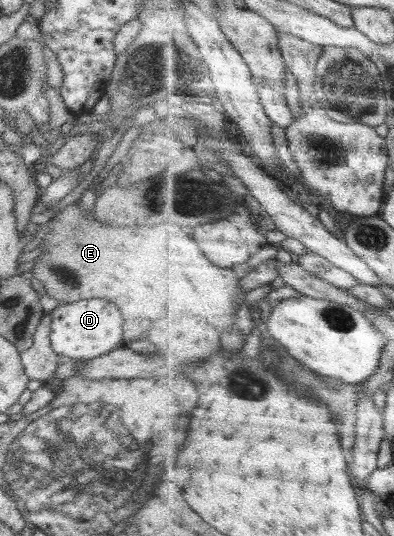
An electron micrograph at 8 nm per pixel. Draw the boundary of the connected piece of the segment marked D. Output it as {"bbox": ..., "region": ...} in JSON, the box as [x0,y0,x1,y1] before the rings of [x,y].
{"bbox":[49,298,122,360],"region":[[[100,298],[77,300],[71,303],[61,303],[50,312],[51,325],[49,339],[54,352],[64,359],[90,360],[102,356],[122,342],[122,316],[120,310]]]}

